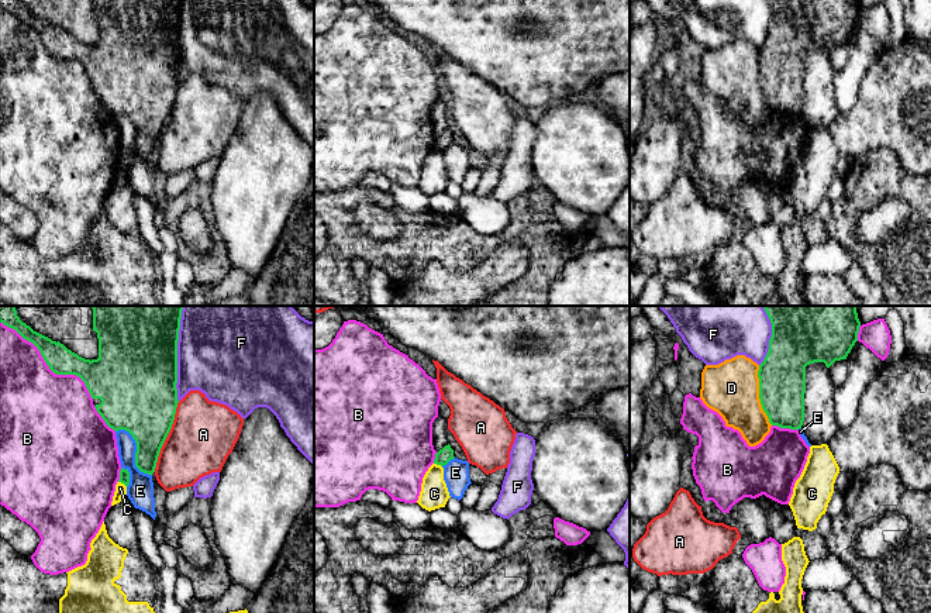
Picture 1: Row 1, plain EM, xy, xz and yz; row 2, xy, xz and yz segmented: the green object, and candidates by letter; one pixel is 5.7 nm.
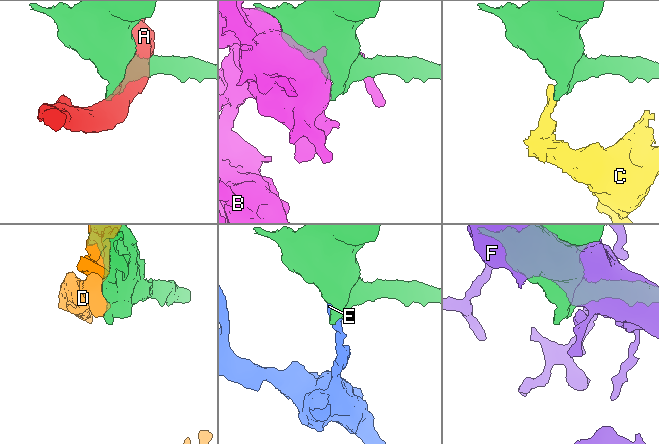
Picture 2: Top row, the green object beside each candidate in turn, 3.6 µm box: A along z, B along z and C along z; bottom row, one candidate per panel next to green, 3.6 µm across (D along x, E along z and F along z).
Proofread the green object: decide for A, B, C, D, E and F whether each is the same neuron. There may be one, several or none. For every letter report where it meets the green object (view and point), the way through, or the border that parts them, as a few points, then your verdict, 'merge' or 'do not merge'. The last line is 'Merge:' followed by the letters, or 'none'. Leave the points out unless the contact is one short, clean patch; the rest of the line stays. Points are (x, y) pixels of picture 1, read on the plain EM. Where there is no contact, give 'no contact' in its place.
A: xy (166, 120) | do not merge
B: xy (47, 48) | do not merge
C: xy (123, 166) | along xy (119, 165), (126, 171) | do not merge
D: yz (759, 79) | do not merge
E: xy (137, 135) | along xy (116, 114), (131, 120), (135, 150), (151, 159) | do not merge
F: xy (176, 42) | do not merge
Merge: none

